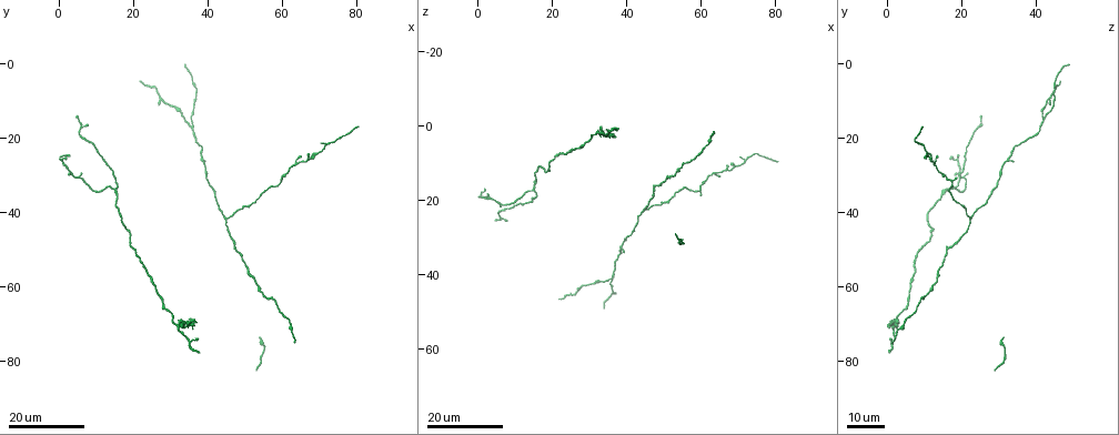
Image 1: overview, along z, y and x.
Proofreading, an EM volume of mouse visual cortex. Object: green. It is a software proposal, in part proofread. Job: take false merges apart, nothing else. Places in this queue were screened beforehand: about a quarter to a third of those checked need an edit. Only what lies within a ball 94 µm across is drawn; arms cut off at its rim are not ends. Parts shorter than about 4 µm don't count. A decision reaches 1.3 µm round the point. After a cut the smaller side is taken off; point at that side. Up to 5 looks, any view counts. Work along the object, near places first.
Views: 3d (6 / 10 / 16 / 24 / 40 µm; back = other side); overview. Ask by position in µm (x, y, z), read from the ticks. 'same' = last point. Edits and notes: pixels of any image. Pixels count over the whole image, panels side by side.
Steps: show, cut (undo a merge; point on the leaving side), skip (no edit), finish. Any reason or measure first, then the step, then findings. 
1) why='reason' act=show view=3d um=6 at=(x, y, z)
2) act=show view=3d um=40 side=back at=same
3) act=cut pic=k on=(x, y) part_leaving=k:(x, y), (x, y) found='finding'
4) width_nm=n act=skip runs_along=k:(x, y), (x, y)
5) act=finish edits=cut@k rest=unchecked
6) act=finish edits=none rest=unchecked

why='a narrow waist' act=show view=3d um=24 at=(64.5, 26.5, 12.5)

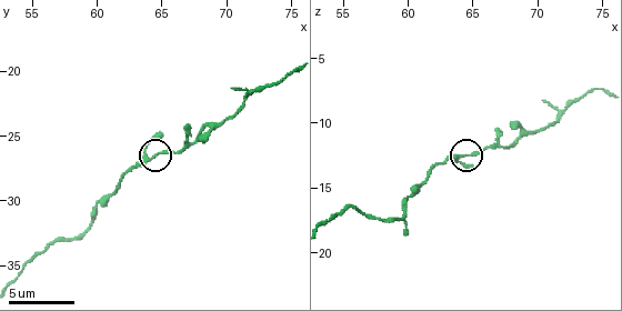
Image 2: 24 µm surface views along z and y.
act=show view=3d um=10 at=(64.6, 26.6, 12.6)

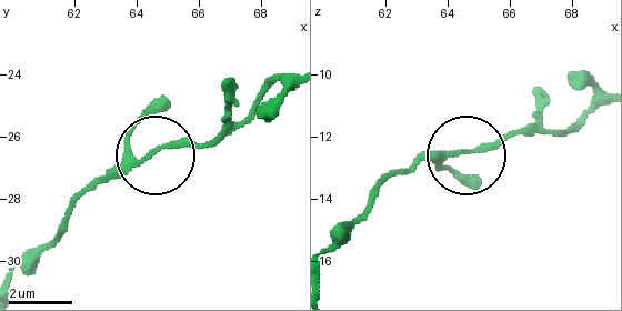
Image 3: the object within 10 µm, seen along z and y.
width_nm=170 act=skip runs_along=3:(335, 237), (387, 179), (532, 128) found='one cell here'

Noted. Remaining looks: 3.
why='sudden change in width' act=show view=3d um=10 at=(68.0, 24.6, 11.6)

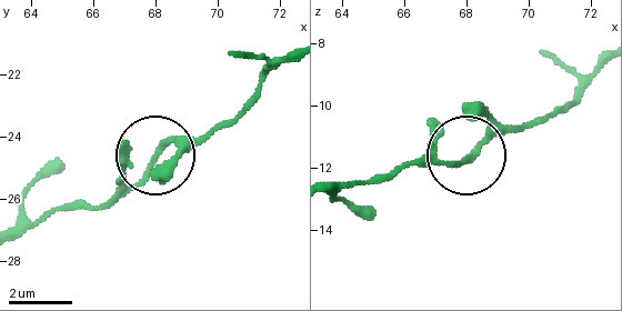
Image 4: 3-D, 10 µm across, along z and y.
act=show view=3d um=10 side=back at=(68.2, 24.5, 11.7)

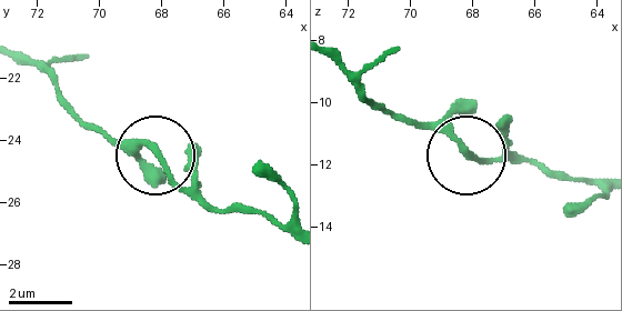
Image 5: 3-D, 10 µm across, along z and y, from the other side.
width_nm=170 act=skip runs_along=5:(286, 232), (253, 213), (206, 210), (150, 149), (97, 128) found='all the same cell'

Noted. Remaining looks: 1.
act=finish edits=none rest=unchecked

